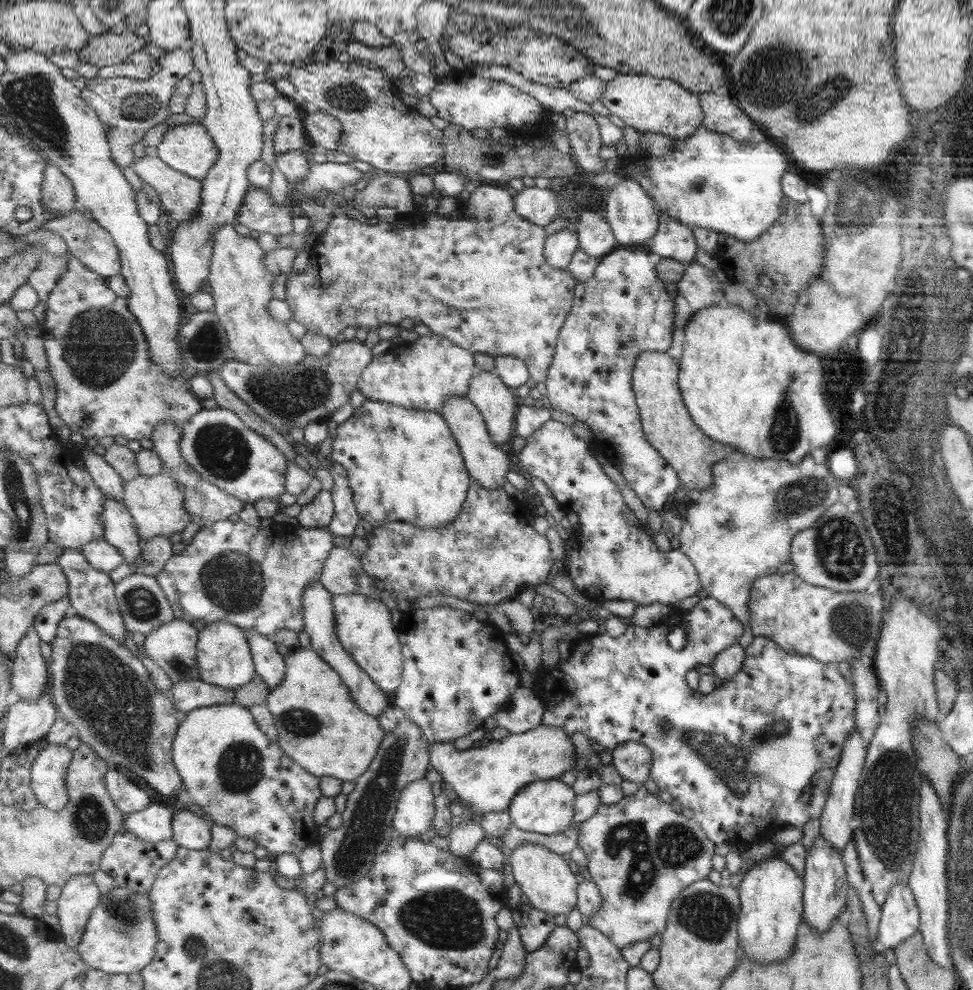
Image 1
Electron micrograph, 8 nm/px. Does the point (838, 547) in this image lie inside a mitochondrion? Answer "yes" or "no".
yes

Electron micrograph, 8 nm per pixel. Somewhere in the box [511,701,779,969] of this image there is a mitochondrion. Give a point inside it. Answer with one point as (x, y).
(676, 845)

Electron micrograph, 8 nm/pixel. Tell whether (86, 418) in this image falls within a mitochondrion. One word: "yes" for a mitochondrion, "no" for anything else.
no

